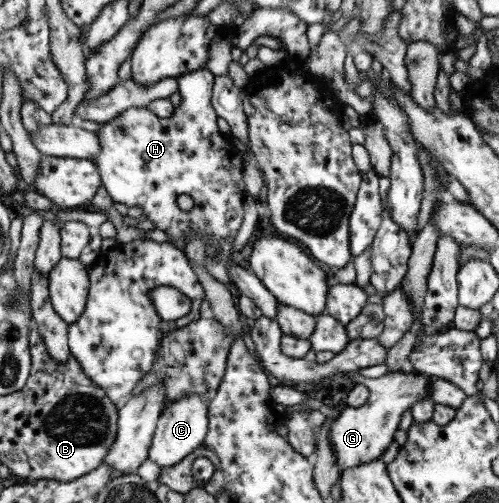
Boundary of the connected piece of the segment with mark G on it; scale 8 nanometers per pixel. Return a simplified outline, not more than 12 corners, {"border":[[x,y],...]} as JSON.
{"border":[[429,376],[366,378],[369,395],[345,405],[328,437],[340,471],[380,459],[400,415],[428,397]]}

